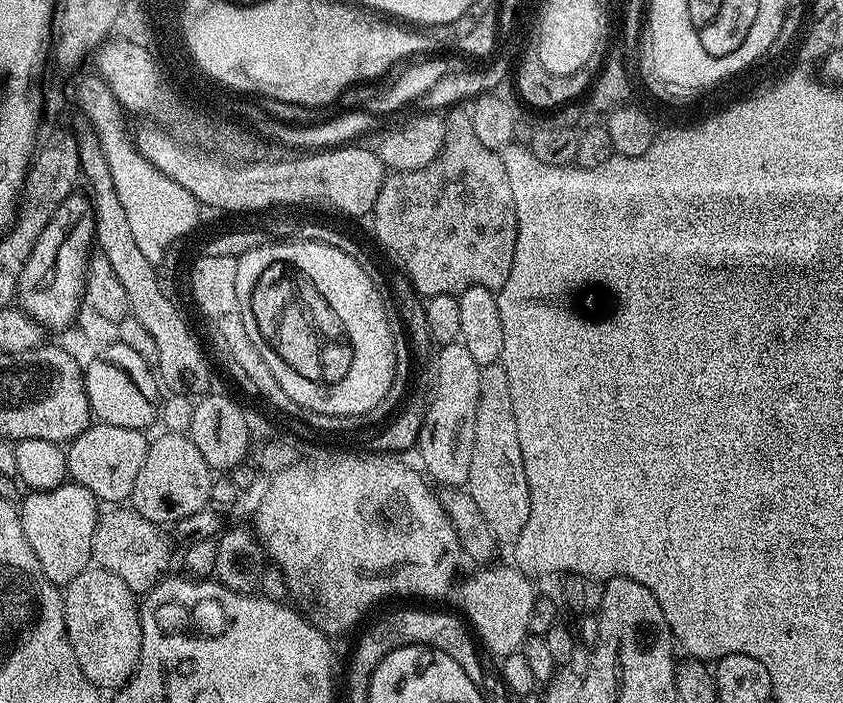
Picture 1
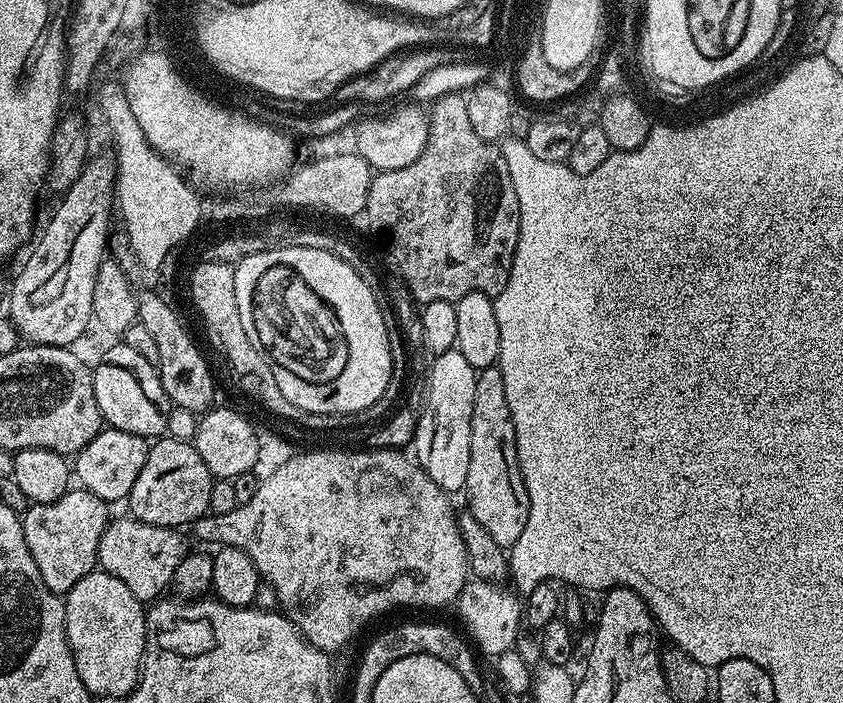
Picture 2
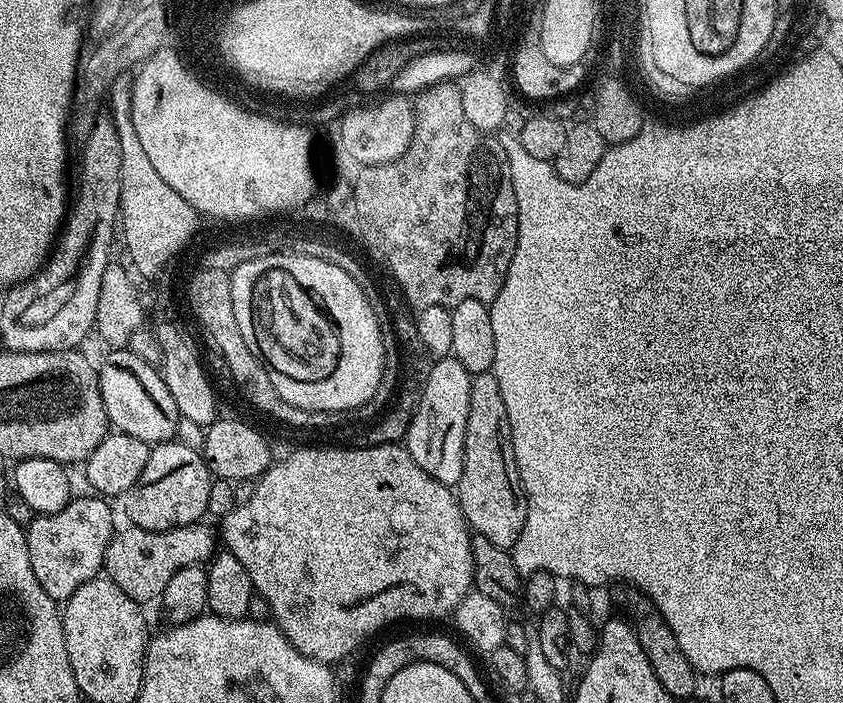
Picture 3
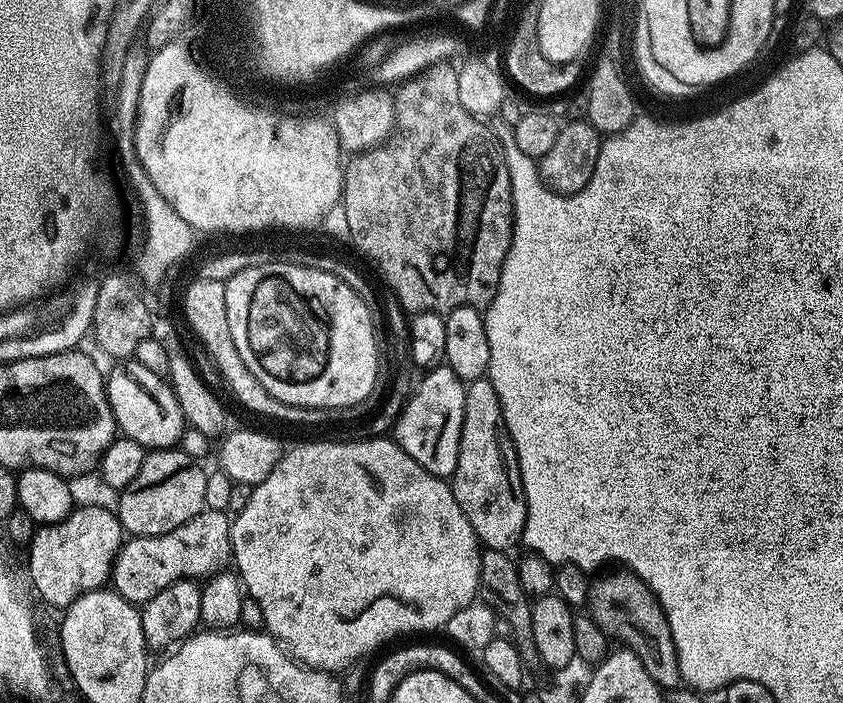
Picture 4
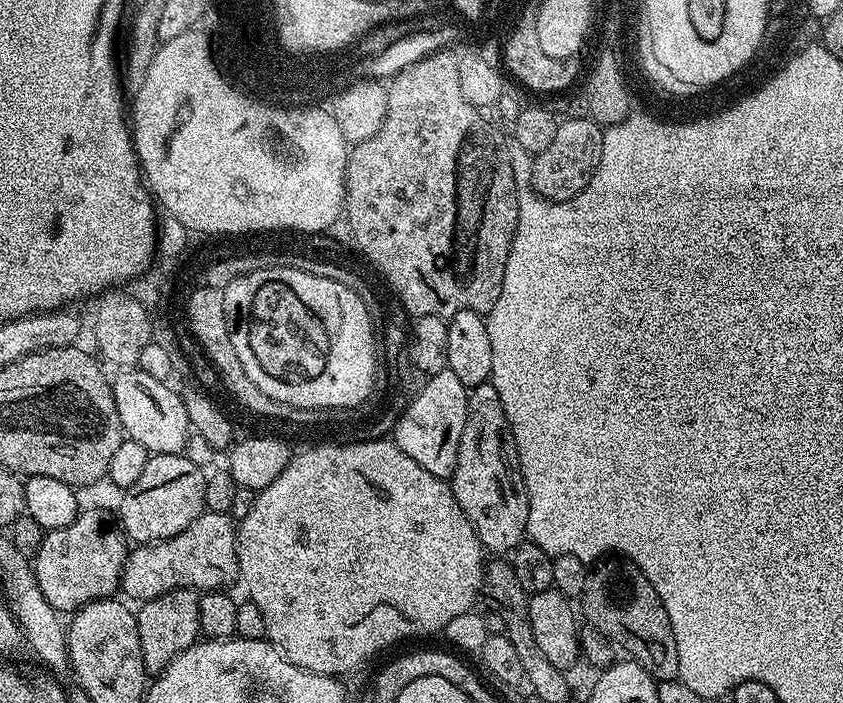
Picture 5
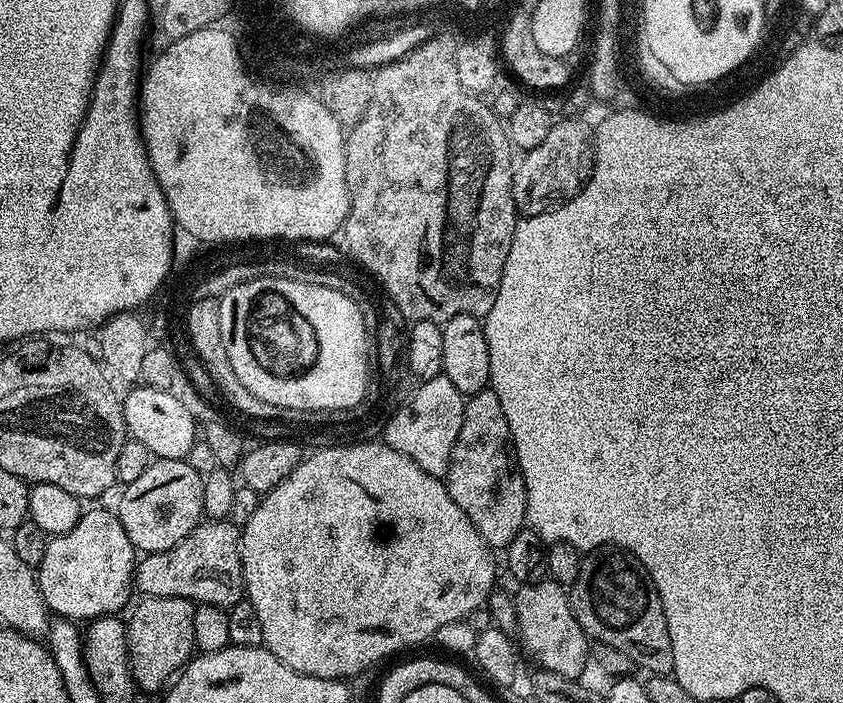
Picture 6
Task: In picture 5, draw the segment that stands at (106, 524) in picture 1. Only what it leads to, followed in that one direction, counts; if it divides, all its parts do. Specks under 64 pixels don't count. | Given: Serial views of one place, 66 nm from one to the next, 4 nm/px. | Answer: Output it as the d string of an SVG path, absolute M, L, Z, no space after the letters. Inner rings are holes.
M205 510L186 526L186 530L182 530L182 534L133 547L133 552L131 549L124 557L124 569L120 575L122 592L129 596L129 601L143 602L175 588L195 588L201 593L227 589L227 584L237 583L240 574L236 529L229 513Z

